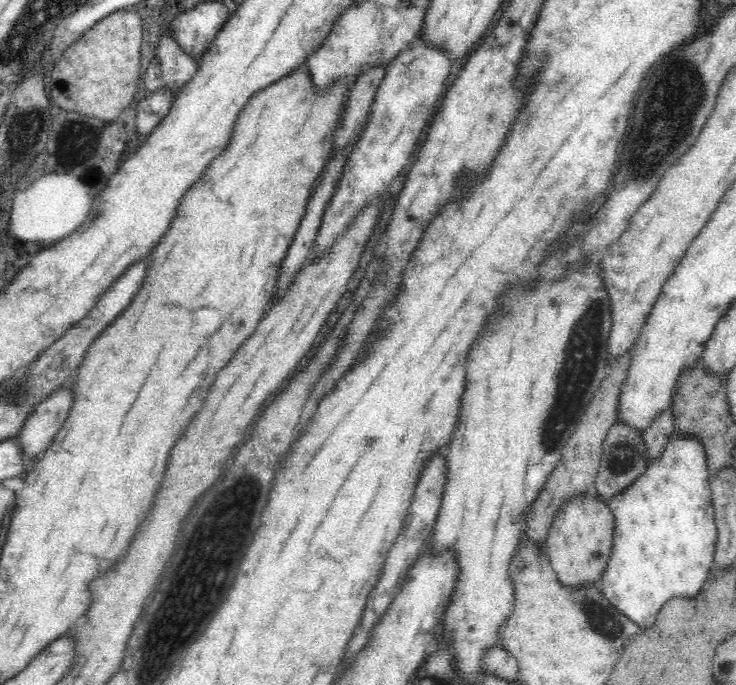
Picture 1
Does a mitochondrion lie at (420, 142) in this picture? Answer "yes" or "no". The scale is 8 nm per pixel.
no

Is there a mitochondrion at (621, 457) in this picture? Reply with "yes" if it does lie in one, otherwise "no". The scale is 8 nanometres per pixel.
yes

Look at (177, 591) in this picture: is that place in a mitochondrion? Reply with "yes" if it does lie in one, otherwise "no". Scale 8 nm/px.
no

